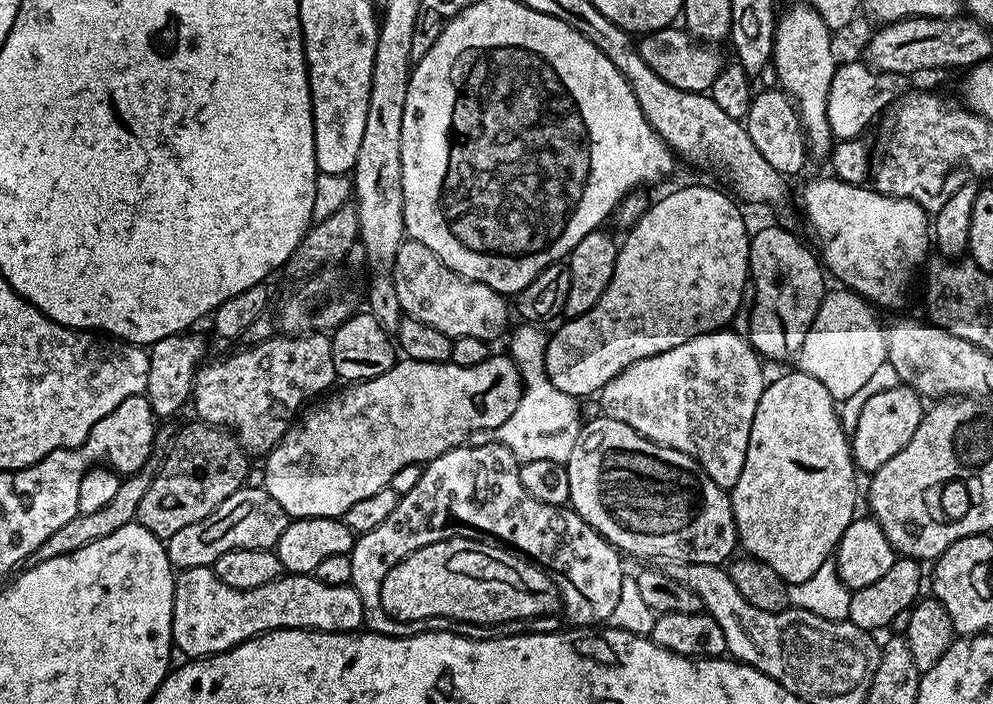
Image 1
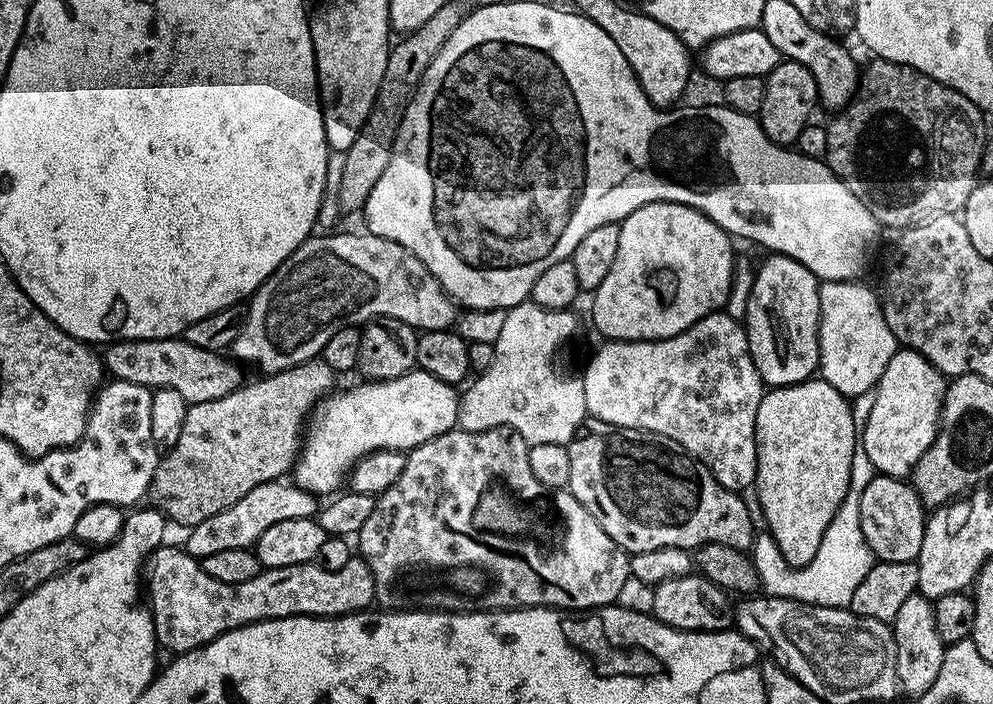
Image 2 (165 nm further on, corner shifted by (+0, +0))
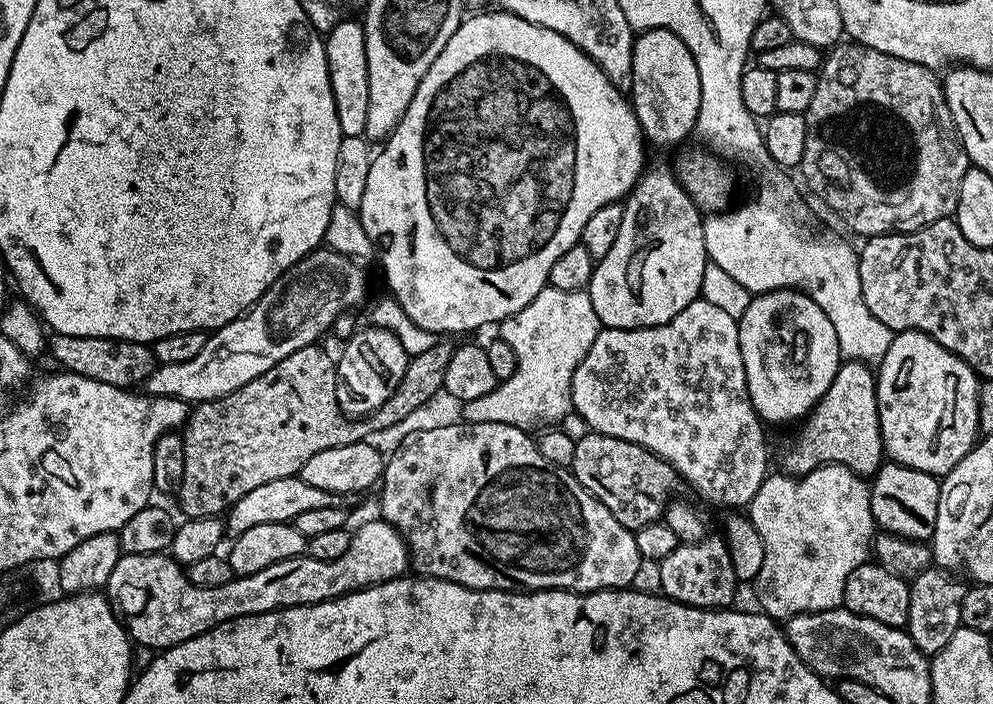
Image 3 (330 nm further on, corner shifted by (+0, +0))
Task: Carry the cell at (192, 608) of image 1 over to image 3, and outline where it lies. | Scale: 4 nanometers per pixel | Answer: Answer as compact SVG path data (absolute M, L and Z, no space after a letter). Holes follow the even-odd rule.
M373 518L352 532L350 547L339 558L330 562L322 562L307 554L286 558L286 562L274 562L274 566L266 566L266 570L258 570L258 574L236 576L226 582L226 586L194 586L194 582L188 580L187 571L163 551L148 555L124 554L118 566L114 566L114 574L110 574L106 595L112 611L119 616L136 644L163 650L227 620L333 600L396 580L409 568L408 544L399 530L385 520Z

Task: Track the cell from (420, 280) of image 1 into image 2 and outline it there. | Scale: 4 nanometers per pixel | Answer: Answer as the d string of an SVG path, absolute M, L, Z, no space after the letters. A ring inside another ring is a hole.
M339 232L309 236L251 297L252 305L247 305L248 317L242 334L238 334L230 349L231 355L241 365L257 364L261 368L259 371L264 374L285 372L287 368L319 357L326 342L330 342L330 338L334 338L340 328L363 326L377 316L398 318L411 328L426 332L451 329L457 323L456 301L436 281L434 274L430 274L430 270L426 270L426 266L414 254L410 254L410 250L381 236Z

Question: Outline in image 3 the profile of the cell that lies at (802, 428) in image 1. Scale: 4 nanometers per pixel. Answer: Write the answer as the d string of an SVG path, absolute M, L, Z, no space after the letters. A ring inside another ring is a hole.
M858 360L841 363L830 390L826 390L812 411L803 417L800 433L785 450L785 473L799 478L821 464L847 464L859 476L871 478L876 475L886 453L878 422L876 377L873 369L868 368L871 367L867 363Z

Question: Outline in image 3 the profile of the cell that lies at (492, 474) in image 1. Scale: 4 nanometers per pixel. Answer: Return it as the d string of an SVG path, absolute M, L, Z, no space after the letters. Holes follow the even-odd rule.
M502 422L459 423L440 424L437 428L429 426L422 430L406 431L407 433L400 440L400 445L393 450L392 456L390 452L387 457L384 474L378 485L378 493L380 492L379 519L394 525L399 532L404 529L404 526L416 526L416 548L410 553L410 564L419 575L433 576L439 580L454 582L458 586L466 586L474 590L494 590L495 592L513 590L601 592L607 588L624 590L632 585L634 574L638 571L642 559L638 554L635 531L622 526L622 522L618 522L618 518L614 518L614 514L610 514L610 510L606 510L606 506L602 506L602 502L598 502L594 494L590 494L581 486L578 478L573 476L569 469L554 466L554 462L546 462L546 458L542 458L538 450L535 439L525 429L518 426L510 426Z

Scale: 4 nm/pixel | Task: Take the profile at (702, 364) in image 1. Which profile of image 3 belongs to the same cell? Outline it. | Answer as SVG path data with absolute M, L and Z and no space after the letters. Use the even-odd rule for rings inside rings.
M698 298L686 306L668 324L659 324L656 328L604 328L594 338L594 346L590 346L590 354L582 358L582 362L574 370L572 383L572 406L575 415L580 415L588 423L587 427L594 432L600 432L610 438L622 438L626 442L634 442L656 456L661 456L673 470L704 500L712 504L725 504L728 510L736 510L739 506L746 506L758 494L758 486L762 486L765 476L769 475L768 444L764 441L765 425L760 415L754 410L750 402L750 394L746 386L746 370L742 362L740 349L740 326L735 315L731 316L720 304L712 300Z

